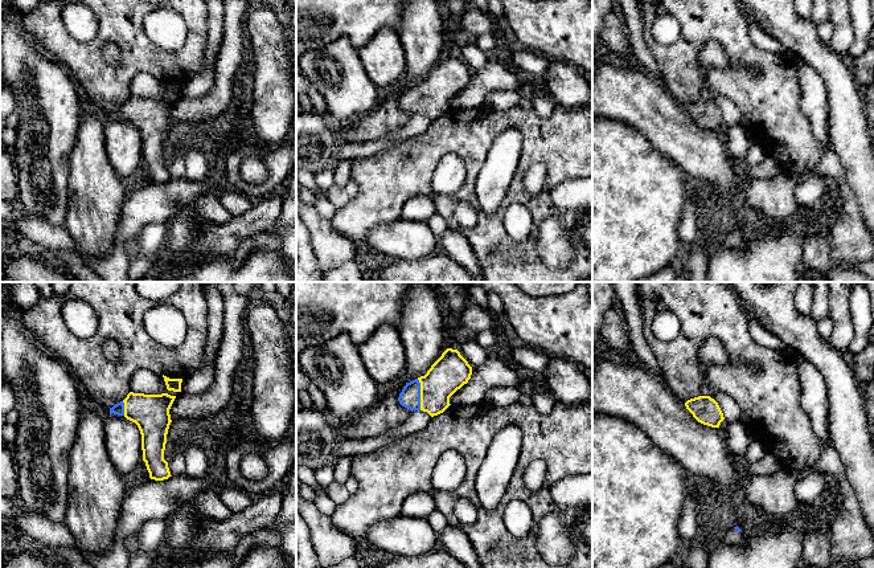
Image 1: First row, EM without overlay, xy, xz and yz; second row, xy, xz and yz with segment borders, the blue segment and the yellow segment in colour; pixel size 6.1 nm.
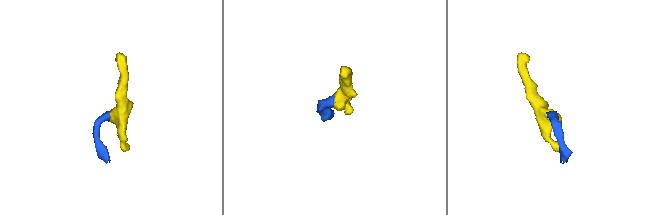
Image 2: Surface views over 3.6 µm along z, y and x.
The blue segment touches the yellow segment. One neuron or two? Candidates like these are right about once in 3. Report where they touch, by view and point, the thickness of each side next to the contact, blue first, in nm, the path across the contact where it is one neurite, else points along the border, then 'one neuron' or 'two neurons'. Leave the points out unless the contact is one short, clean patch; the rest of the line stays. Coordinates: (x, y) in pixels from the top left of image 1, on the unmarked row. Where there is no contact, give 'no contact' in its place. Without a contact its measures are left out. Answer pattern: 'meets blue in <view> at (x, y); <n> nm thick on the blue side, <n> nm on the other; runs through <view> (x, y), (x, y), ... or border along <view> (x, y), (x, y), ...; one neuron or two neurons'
meets blue in xz at (419, 98); 130 nm thick on the blue side, 220 nm on the other; one neuron

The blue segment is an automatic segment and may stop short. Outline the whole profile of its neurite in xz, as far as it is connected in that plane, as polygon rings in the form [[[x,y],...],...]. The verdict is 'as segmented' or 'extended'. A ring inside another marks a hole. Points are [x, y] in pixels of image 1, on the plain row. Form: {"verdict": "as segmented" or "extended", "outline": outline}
{"verdict": "extended", "outline": [[[447,52],[424,79],[406,86],[398,105],[411,115],[438,119],[451,109],[450,101],[468,86],[471,78],[472,70],[460,56]]]}

